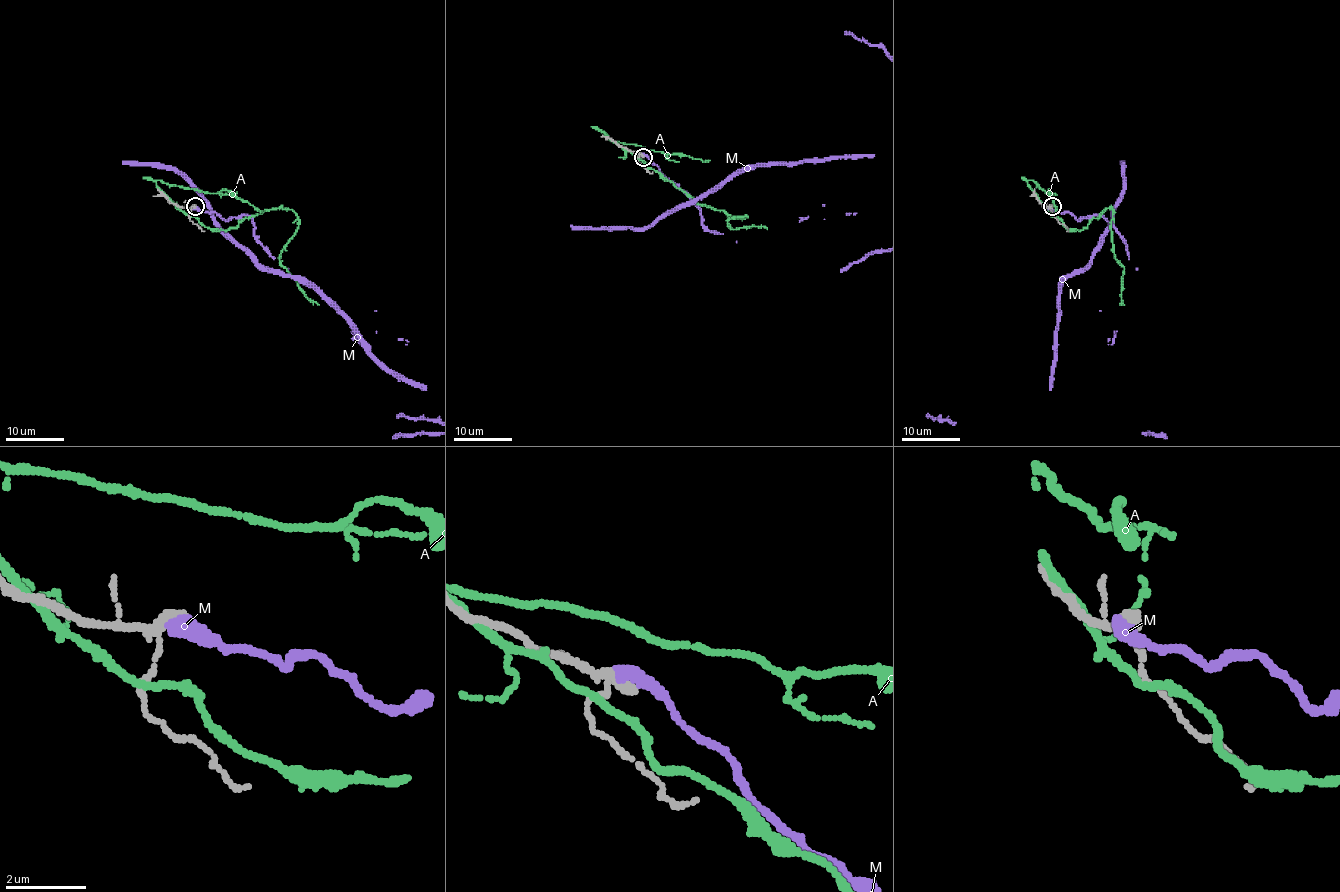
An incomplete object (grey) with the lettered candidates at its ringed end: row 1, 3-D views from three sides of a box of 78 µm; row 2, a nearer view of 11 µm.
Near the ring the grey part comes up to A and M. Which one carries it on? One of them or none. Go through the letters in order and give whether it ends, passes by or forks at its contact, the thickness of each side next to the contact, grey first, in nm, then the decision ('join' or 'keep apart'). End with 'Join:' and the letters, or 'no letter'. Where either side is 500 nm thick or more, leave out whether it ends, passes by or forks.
A: it passes by | 110/170 nm | keep apart
M: it ends | 260/420 nm | keep apart
Join: no letter

